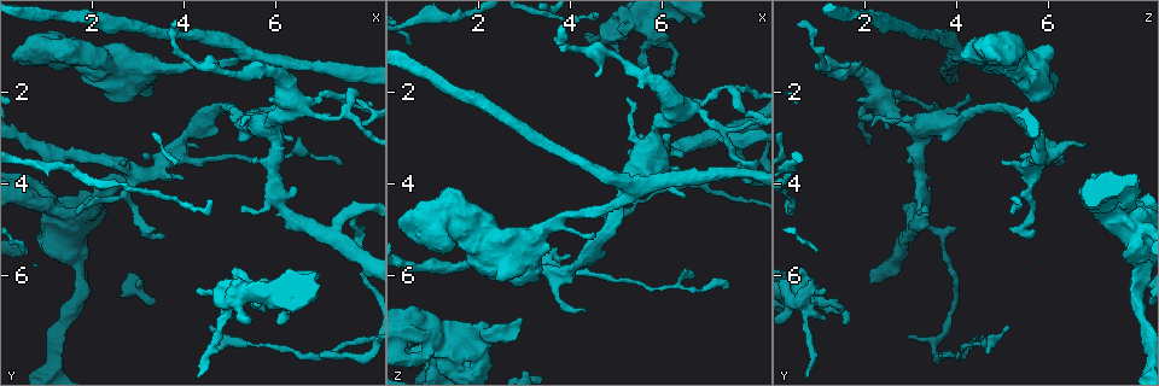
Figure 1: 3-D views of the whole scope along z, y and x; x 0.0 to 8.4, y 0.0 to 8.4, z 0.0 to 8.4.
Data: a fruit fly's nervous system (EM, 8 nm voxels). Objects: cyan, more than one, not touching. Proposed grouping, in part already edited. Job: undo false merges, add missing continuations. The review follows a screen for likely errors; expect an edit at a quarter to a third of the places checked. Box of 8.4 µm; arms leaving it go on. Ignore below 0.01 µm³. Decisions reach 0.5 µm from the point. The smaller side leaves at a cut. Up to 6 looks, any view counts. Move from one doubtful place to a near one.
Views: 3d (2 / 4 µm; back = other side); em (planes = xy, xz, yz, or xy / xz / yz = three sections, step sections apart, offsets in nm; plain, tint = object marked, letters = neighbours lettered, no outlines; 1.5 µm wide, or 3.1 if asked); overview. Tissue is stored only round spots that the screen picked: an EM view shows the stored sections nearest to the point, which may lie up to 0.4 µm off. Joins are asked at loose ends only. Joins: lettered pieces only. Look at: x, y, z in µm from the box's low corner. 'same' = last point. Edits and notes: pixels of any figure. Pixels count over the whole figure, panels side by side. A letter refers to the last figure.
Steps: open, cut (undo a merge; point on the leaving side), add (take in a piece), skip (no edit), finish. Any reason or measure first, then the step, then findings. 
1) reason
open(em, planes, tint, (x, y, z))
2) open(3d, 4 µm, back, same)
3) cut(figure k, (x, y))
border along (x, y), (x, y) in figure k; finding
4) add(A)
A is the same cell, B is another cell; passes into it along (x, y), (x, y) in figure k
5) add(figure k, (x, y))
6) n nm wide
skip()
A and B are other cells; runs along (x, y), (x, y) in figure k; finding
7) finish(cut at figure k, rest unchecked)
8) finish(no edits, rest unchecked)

side arm on a straight run
open(em, yz, step 4, tint, (5.35, 1.25, 4.10))

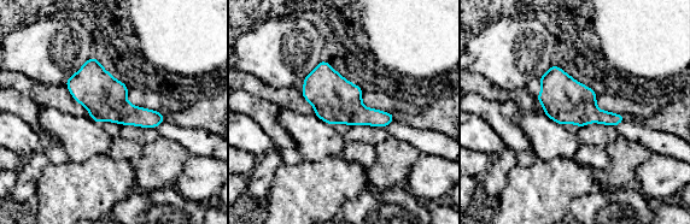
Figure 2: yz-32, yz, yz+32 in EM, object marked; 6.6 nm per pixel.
cut it another way
open(em, planes, tint, same)

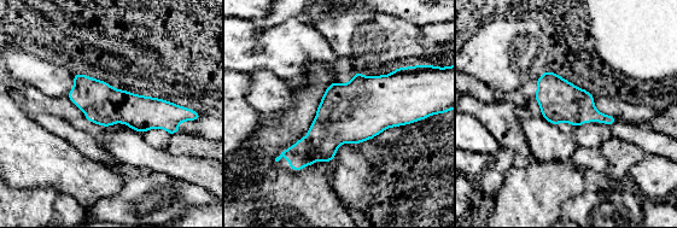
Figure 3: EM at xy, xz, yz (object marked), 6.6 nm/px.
open(em, planes, letters, same)

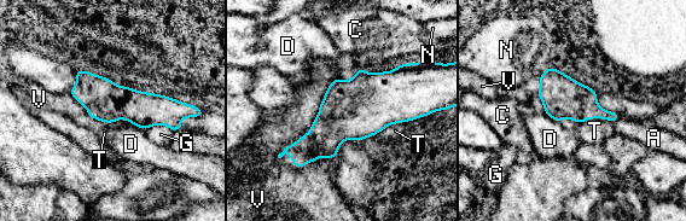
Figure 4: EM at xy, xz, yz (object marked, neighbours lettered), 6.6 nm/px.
skip()
A, C, D, G, N, T and V are other cells; runs along (79, 73), (108, 102), (182, 115) in figure 4; all the same neuron

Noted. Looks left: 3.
an open end
open(em, planes, letters, (5.20, 2.70, 2.20))

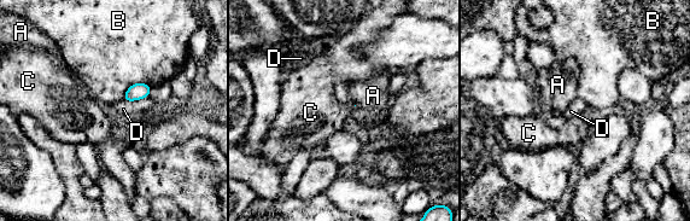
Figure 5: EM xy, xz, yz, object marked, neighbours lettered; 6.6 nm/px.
skip()
A, B, C and D are other cells; border along (148, 96), (141, 99), (123, 100) in figure 5; no lettered piece goes on from it

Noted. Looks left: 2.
an open end
open(em, planes, letters, (5.80, 6.75, 1.55))

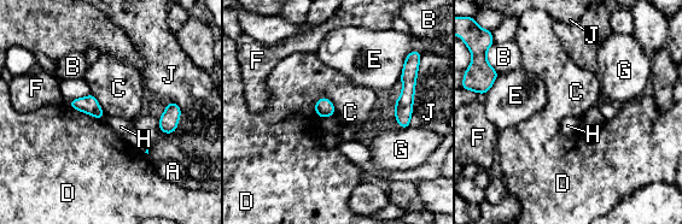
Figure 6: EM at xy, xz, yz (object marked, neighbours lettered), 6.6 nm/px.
skip()
A, B, C, D, E, F, G, H and J are other cells; border along (92, 93), (104, 117) in figure 6; no lettered piece goes on from it

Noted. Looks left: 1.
finish(no edits, rest unchecked)

